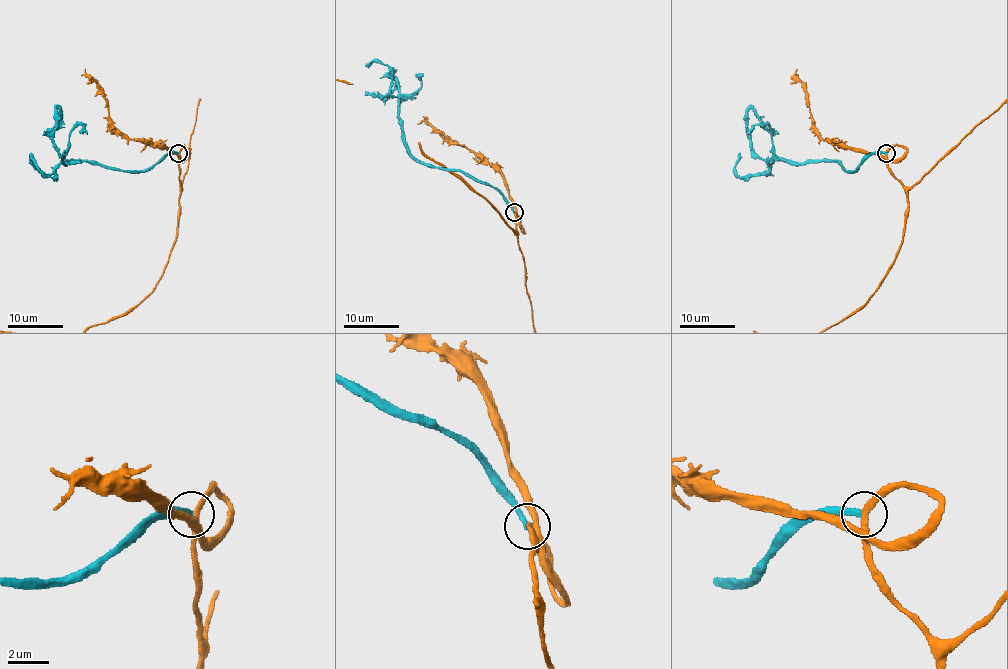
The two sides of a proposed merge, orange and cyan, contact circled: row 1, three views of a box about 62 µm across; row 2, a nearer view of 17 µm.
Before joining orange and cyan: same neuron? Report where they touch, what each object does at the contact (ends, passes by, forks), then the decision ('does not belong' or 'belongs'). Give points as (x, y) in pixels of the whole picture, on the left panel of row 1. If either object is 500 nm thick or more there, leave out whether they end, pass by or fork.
(178, 153) | orange forks | cyan ends | does not belong

